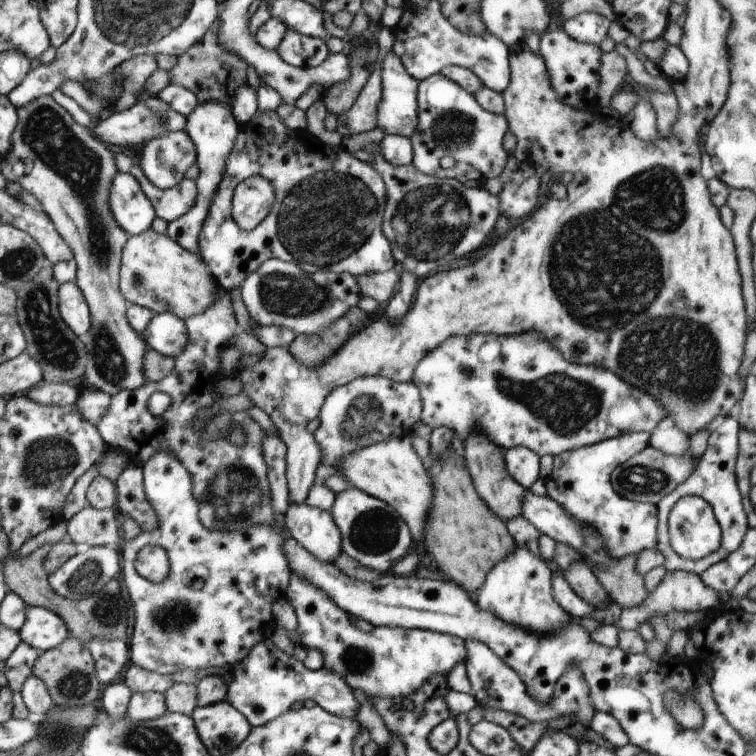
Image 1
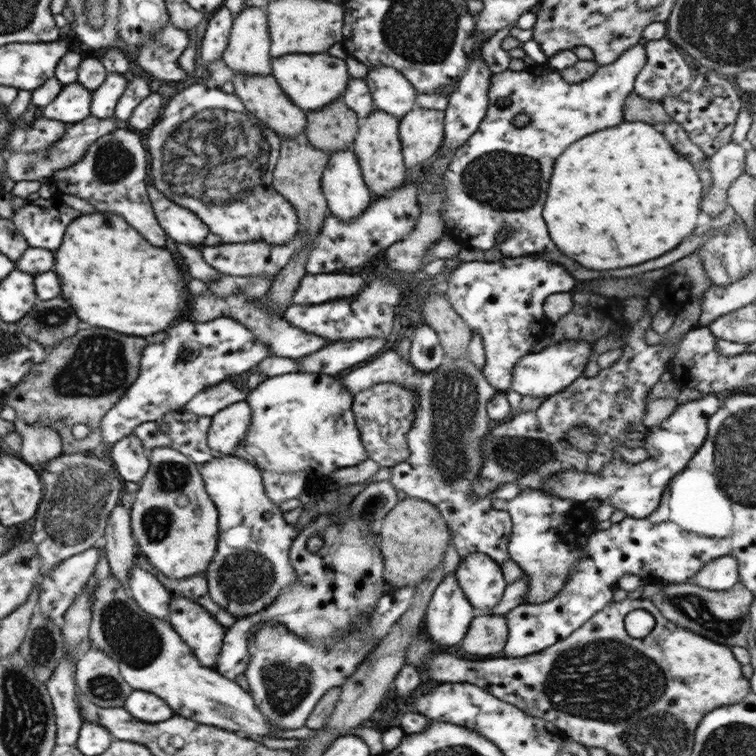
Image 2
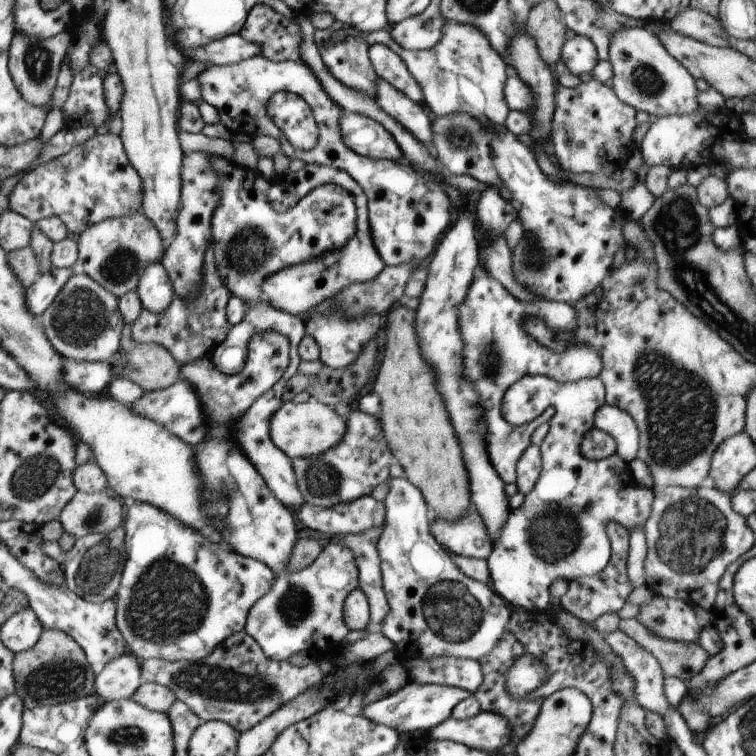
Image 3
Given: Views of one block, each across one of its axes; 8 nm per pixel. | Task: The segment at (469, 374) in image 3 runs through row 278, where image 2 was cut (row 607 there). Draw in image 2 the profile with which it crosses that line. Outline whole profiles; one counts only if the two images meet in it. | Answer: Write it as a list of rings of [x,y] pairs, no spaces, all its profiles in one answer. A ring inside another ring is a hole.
[[[471,554],[461,558],[455,568],[459,588],[473,608],[493,610],[505,592],[501,564],[485,554]]]

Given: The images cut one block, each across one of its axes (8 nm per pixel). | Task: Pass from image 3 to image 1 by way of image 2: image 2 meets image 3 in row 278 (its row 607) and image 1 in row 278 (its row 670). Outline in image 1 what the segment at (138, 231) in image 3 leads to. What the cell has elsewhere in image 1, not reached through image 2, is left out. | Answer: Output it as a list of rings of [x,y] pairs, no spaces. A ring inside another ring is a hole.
[[[151,228],[139,236],[129,236],[125,248],[121,250],[119,268],[119,290],[127,304],[149,308],[155,316],[171,312],[185,322],[215,304],[219,284],[209,274],[203,258]]]

